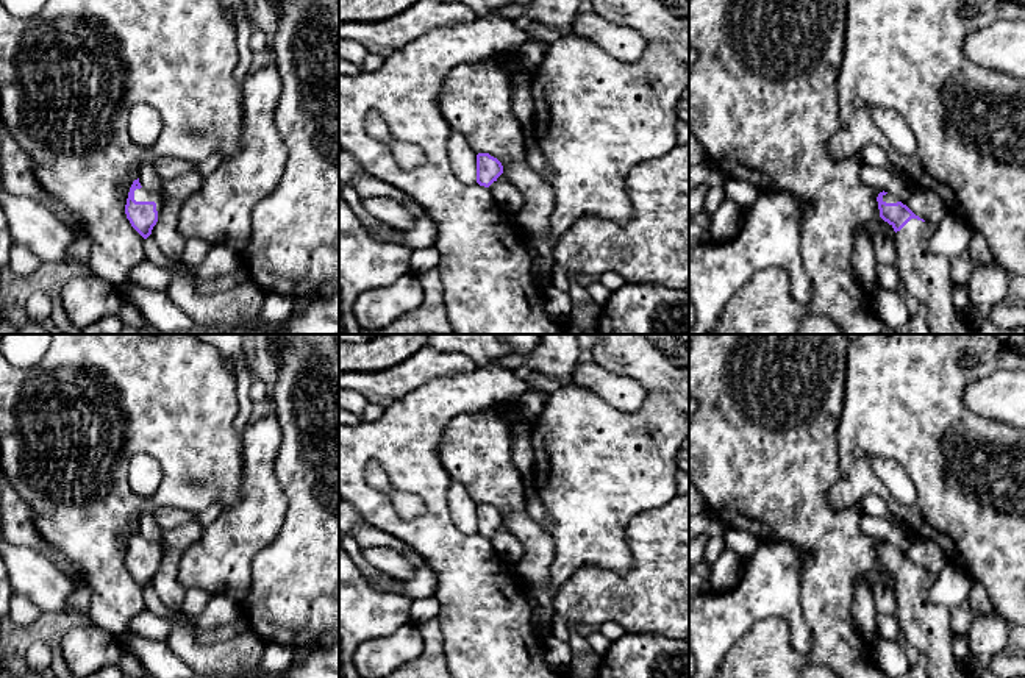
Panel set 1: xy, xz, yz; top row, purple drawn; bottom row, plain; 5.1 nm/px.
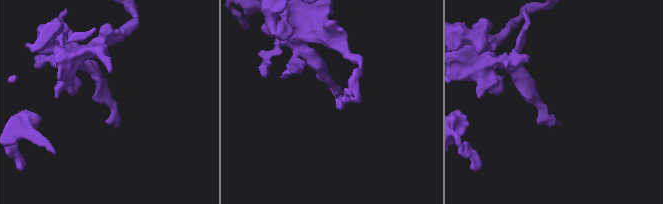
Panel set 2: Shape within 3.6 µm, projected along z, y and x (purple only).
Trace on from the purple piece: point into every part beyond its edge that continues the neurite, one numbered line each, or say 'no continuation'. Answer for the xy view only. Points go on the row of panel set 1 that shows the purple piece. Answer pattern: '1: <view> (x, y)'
1: xy (141, 194)

